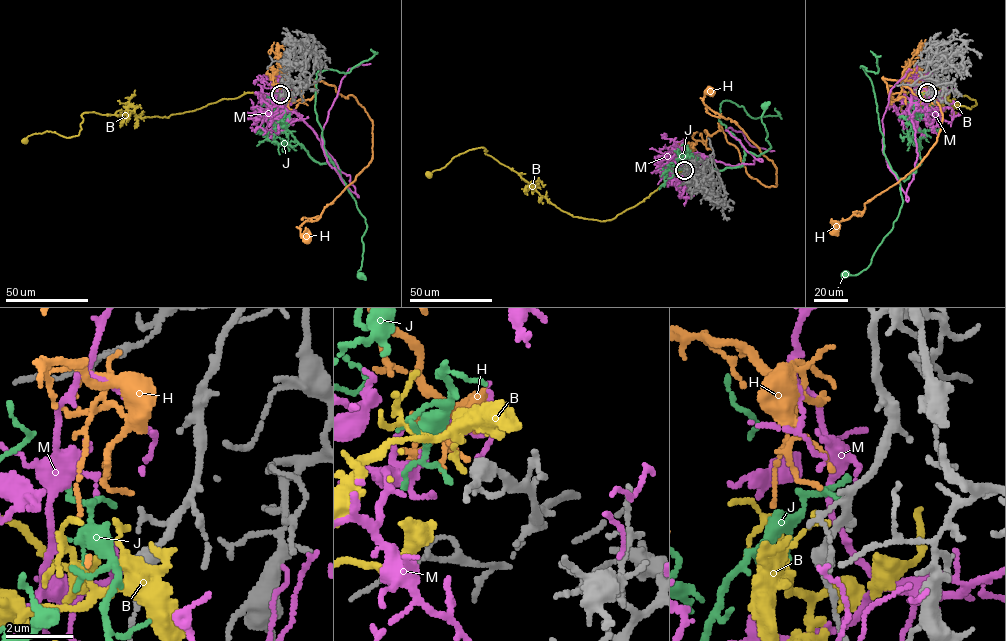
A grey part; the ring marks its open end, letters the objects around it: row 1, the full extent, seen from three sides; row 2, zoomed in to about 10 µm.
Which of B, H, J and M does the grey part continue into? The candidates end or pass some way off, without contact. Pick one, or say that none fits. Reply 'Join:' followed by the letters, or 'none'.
Join: H

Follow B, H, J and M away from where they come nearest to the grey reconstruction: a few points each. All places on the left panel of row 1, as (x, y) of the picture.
B: (280, 94), (275, 99), (246, 92), (167, 117), (85, 112), (78, 135), (64, 137), (47, 131), (24, 141)
H: (280, 93), (286, 83), (302, 102), (322, 80), (372, 122), (373, 158), (299, 228), (307, 240)
J: (279, 94), (271, 120), (290, 132), (315, 161), (335, 163), (365, 219), (359, 275)
M: (280, 92), (274, 101), (316, 133), (358, 197), (328, 162), (321, 132), (341, 80), (350, 68), (370, 64)

